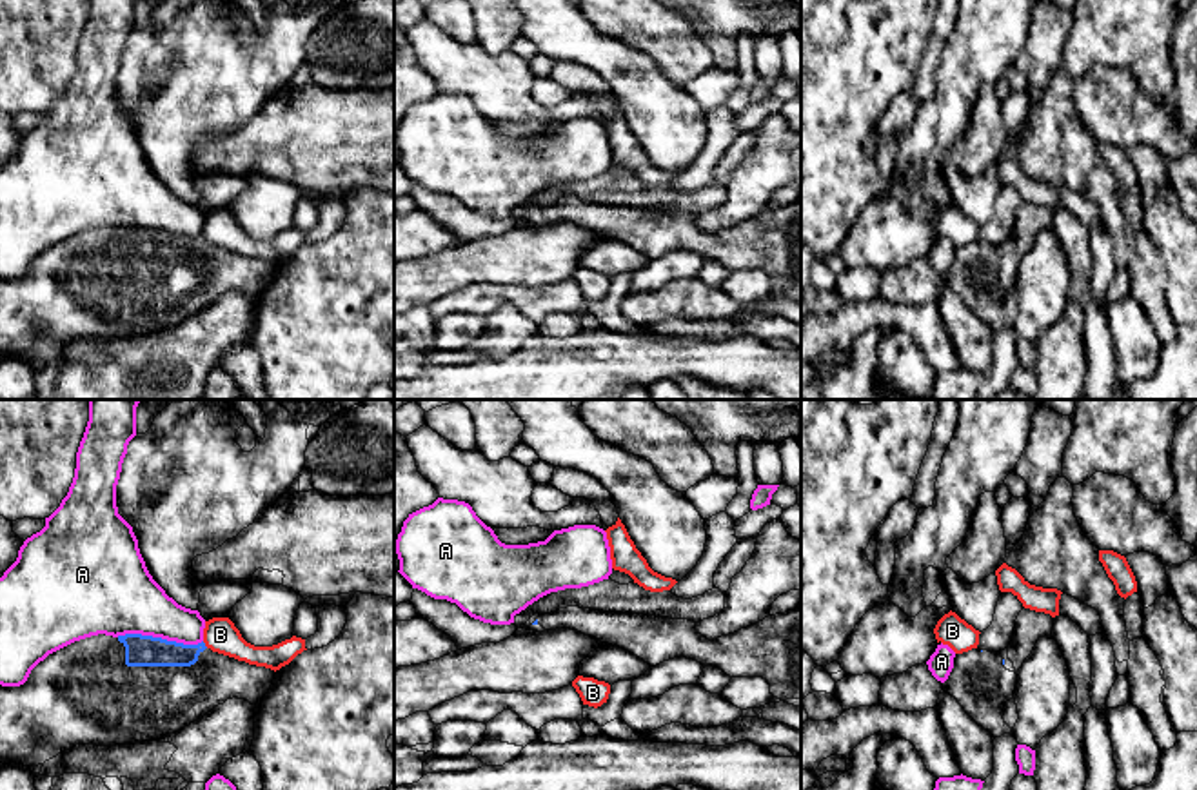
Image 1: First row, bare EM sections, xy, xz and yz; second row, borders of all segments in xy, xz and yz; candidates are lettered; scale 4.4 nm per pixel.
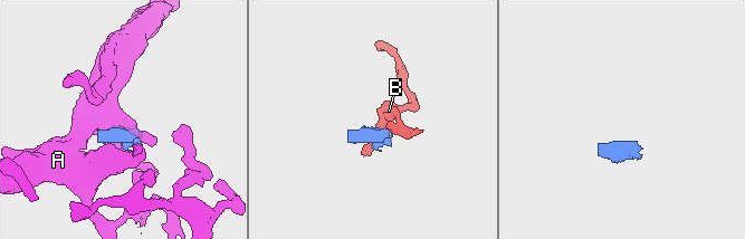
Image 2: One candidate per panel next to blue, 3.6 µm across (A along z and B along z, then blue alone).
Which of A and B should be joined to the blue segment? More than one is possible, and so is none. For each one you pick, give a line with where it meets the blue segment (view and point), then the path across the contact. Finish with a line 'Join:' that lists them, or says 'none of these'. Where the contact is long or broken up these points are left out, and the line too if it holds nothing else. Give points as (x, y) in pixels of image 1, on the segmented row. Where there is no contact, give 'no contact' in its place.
Join: none of these

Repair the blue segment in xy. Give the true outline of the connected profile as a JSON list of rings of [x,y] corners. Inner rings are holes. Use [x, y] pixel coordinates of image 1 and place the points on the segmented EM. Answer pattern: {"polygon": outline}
{"polygon": [[[98,634],[74,641],[40,661],[24,685],[0,685],[0,768],[16,763],[40,774],[45,761],[76,745],[154,741],[189,726],[232,697],[258,706],[274,674],[213,652],[203,641],[183,645],[142,634]]]}

